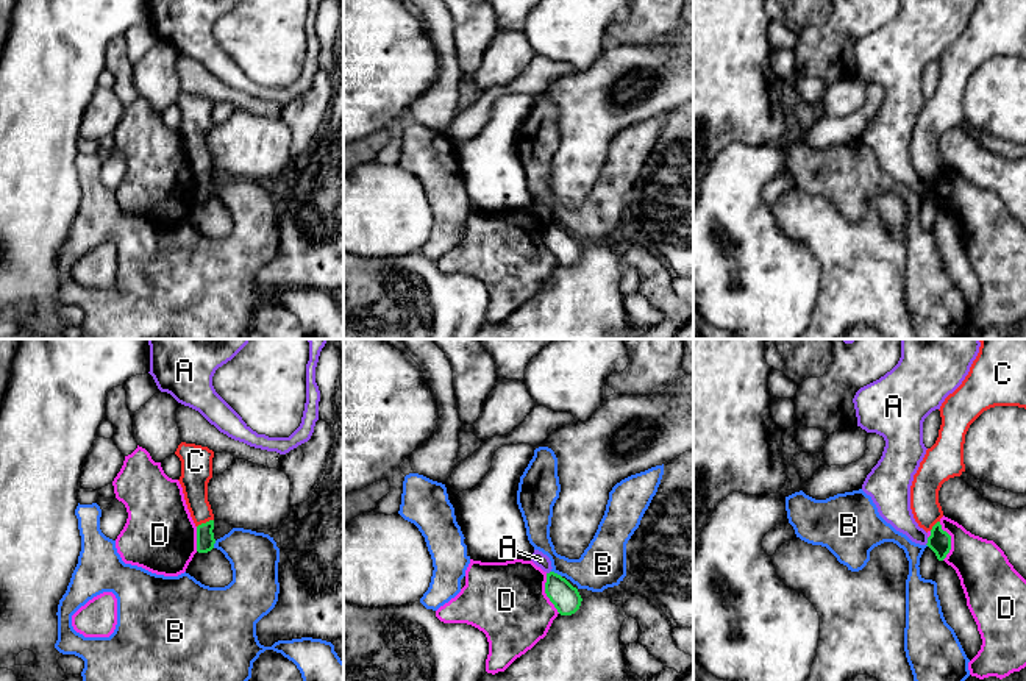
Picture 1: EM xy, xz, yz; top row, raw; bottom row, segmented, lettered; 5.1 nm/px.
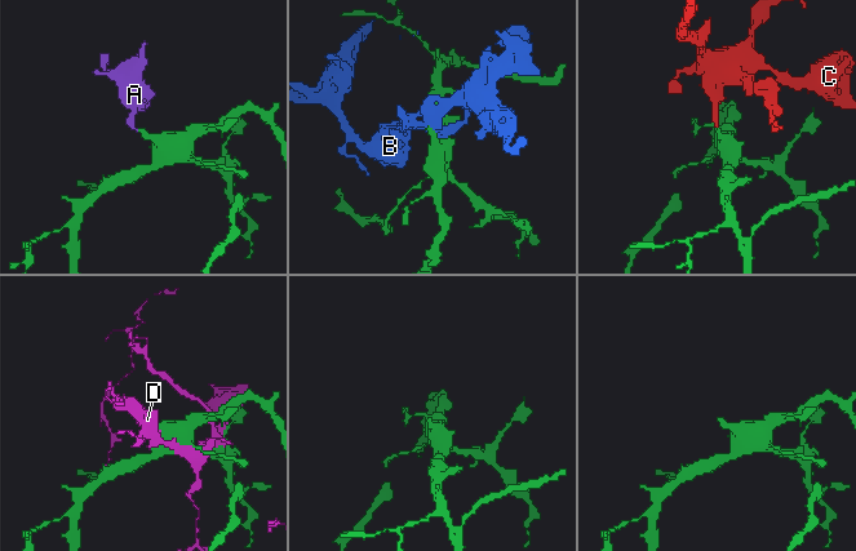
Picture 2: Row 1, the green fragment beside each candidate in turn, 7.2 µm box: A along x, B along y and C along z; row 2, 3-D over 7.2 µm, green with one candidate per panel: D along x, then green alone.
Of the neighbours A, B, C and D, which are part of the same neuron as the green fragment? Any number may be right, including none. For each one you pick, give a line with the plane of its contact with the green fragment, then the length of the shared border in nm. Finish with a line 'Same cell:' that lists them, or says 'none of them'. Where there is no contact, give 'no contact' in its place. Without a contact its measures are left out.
Same cell: none of them

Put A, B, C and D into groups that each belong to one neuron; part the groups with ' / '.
A / B / C / D

